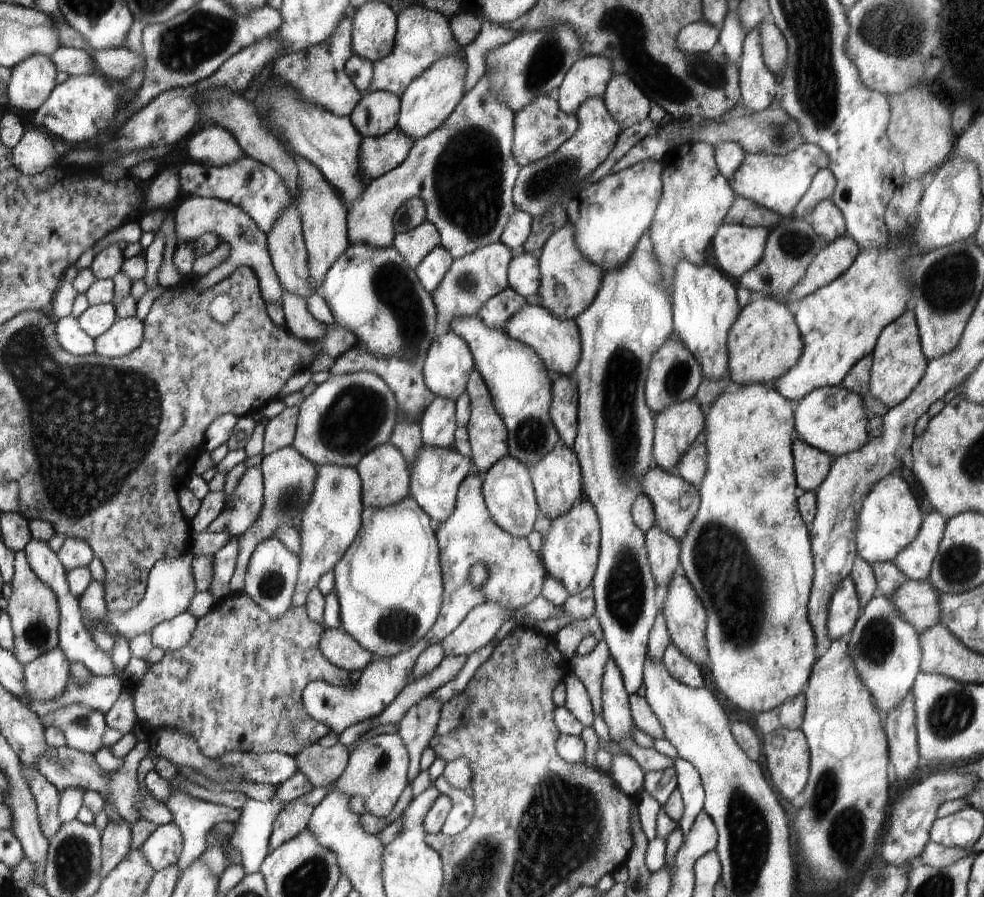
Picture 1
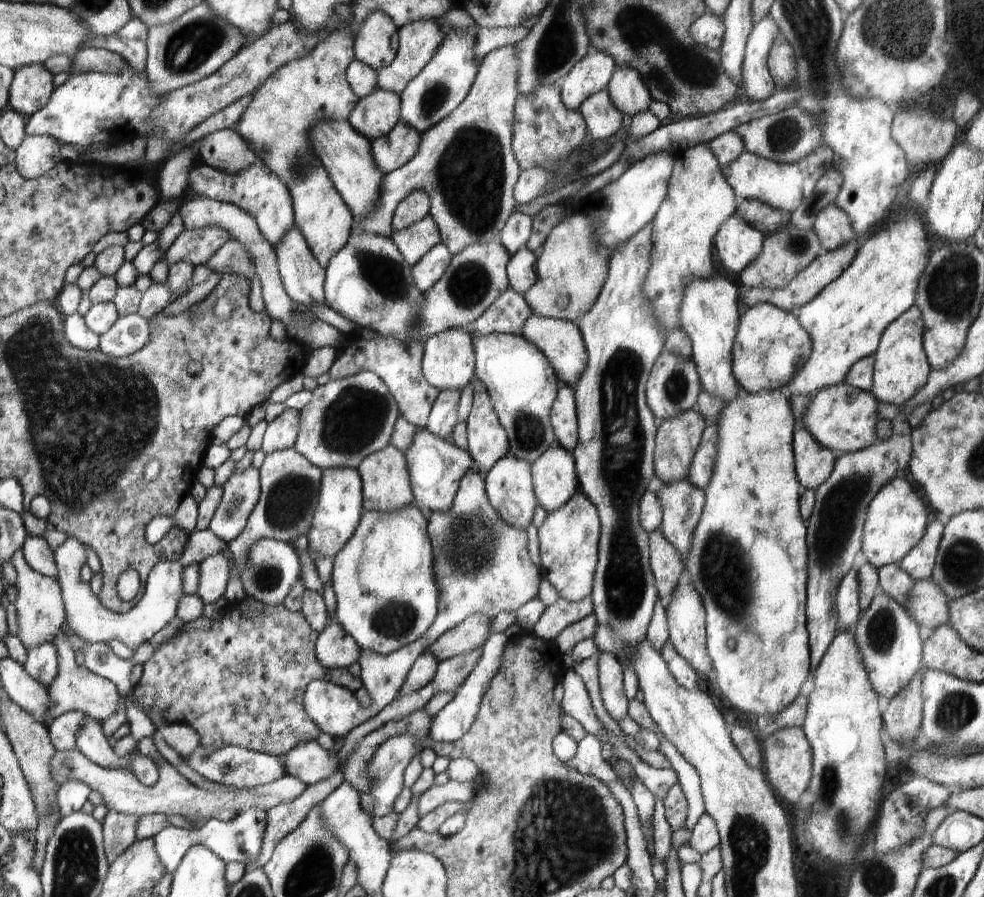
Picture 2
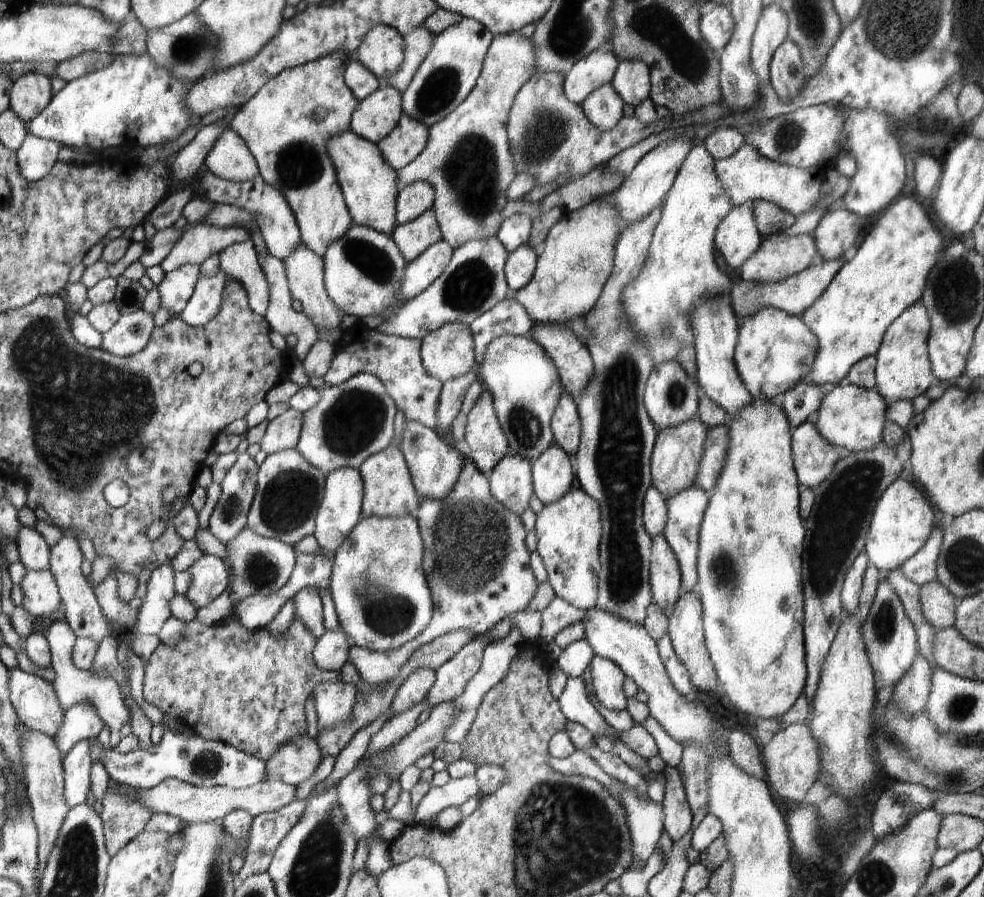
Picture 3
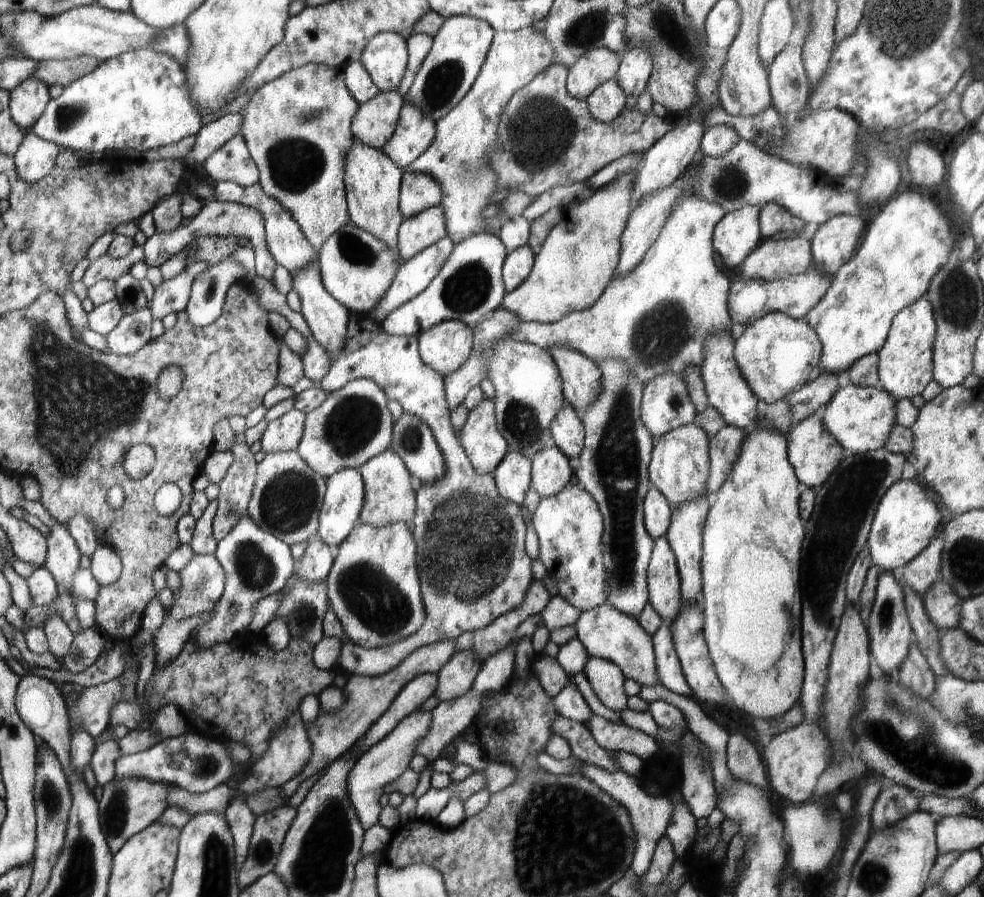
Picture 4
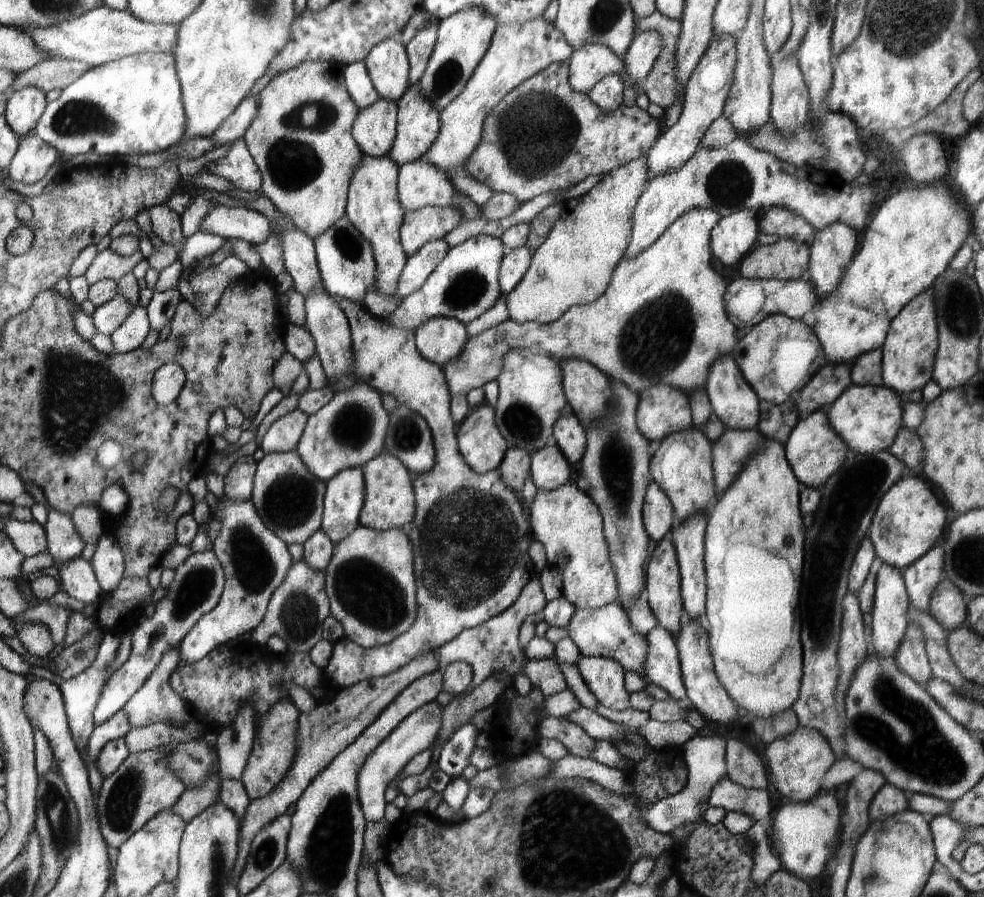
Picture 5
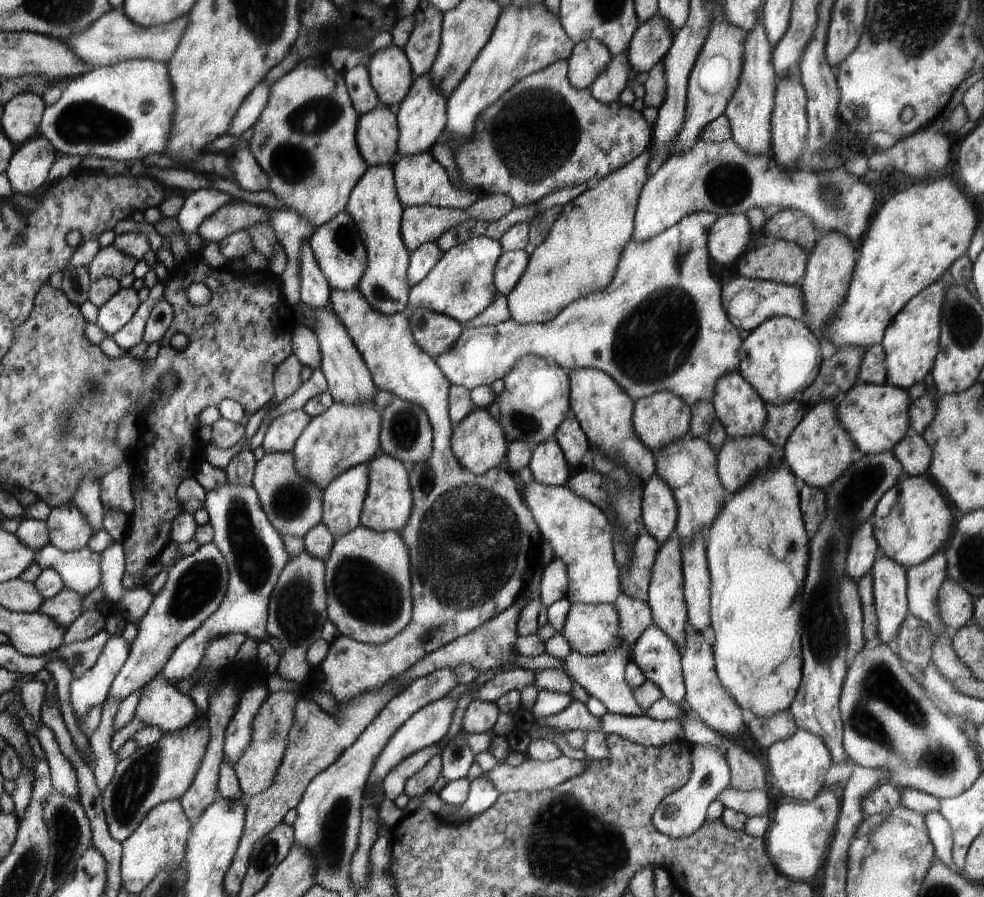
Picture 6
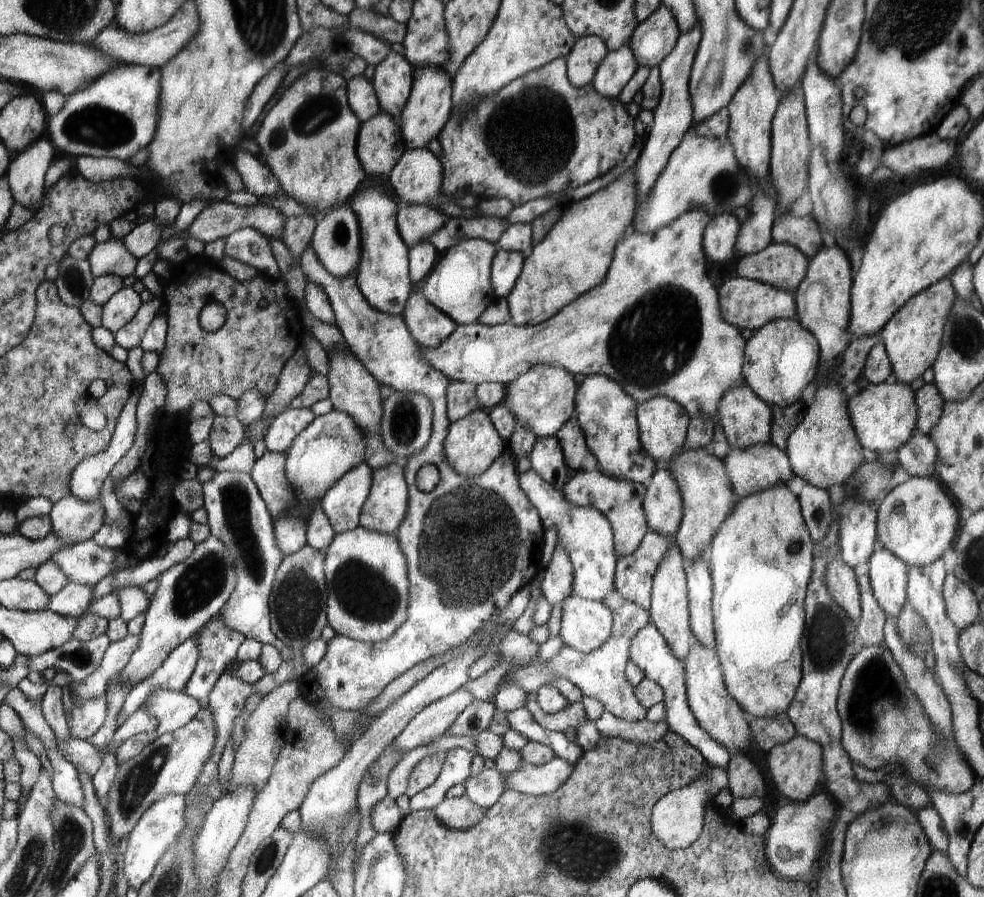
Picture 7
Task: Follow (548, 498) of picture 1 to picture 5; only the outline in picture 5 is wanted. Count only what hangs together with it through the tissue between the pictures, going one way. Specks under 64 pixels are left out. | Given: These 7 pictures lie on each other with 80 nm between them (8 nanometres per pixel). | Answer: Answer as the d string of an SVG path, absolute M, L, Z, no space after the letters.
M557 445L544 446L534 453L532 481L537 490L552 492L569 482L570 463Z

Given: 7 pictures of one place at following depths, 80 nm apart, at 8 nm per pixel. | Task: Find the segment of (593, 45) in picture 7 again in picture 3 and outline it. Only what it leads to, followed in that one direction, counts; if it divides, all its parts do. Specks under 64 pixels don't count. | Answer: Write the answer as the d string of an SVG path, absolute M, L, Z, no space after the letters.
M608 47L593 50L565 74L564 94L581 105L593 90L613 80L618 64L620 61Z

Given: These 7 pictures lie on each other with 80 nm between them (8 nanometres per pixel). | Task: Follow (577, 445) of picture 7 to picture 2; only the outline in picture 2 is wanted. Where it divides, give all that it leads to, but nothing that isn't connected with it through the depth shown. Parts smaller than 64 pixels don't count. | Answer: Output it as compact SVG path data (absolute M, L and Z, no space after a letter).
M560 383L560 393L552 408L552 425L557 435L556 443L573 453L580 440L577 422L577 401L574 386Z

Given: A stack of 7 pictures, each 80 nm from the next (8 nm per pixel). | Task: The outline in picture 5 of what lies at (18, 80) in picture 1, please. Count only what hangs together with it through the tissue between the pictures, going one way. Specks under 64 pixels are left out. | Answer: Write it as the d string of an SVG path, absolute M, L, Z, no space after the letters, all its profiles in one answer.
M26 86L10 94L6 106L6 122L19 138L36 129L36 122L44 116L46 96L36 86Z

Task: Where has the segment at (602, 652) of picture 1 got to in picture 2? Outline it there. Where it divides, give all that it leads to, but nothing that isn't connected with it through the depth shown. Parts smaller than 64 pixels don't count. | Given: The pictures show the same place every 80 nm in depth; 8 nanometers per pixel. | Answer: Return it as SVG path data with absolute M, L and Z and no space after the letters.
M597 648L596 652L590 658L587 658L582 664L575 665L572 670L584 681L586 693L589 695L594 712L603 722L603 725L613 733L622 734L617 720L614 720L608 714L601 699L597 667L597 660L600 653L602 652Z

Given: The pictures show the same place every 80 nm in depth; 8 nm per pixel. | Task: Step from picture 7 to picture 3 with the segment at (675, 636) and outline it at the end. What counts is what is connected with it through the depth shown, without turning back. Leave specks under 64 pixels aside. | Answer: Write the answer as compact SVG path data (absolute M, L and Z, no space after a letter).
M663 534L653 538L650 578L653 583L653 604L668 613L681 598L681 565Z

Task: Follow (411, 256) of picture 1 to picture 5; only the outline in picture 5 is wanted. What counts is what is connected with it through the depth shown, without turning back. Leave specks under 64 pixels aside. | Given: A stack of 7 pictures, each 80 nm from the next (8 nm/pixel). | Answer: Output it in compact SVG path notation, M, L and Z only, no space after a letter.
M424 207L405 212L400 231L401 246L406 254L413 256L426 244L447 237L463 220L462 211L452 207Z

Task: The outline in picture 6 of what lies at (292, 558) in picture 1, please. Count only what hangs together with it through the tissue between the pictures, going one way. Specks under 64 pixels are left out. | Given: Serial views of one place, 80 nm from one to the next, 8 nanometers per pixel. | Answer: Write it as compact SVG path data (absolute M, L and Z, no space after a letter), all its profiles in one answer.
M227 481L224 486L207 492L203 508L206 508L209 513L209 522L214 528L213 542L217 544L222 555L225 556L226 566L229 568L229 589L217 613L206 618L206 621L202 622L201 629L198 629L191 637L187 637L181 643L173 658L161 671L160 676L166 678L172 685L181 682L184 678L193 677L201 666L201 662L205 660L206 653L214 638L218 640L218 638L228 636L228 634L240 634L257 642L269 641L269 602L272 600L281 573L289 565L292 558L286 551L285 540L269 522L264 508L261 507L260 496L252 486L242 486L242 484Z

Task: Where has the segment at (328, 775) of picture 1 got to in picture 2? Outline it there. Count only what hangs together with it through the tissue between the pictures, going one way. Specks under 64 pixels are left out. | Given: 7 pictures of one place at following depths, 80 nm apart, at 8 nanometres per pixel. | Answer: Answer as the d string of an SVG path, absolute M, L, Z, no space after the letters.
M316 740L300 743L280 758L283 760L285 774L298 777L306 786L327 777L339 765L337 753L332 756Z

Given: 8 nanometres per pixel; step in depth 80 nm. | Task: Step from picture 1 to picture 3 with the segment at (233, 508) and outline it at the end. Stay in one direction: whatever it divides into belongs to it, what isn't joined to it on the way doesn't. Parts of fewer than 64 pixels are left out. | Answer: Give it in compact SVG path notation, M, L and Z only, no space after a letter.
M246 450L237 454L236 462L226 472L222 482L219 484L221 486L221 494L207 527L222 544L230 542L247 526L247 514L256 492L258 469L259 467L256 465L254 458Z

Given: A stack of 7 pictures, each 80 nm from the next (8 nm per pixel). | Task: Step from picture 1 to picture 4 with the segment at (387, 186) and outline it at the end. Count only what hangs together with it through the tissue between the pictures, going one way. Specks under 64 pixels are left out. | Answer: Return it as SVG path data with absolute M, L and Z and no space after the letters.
M533 27L515 31L495 31L477 80L465 98L436 122L433 144L405 171L436 177L443 186L441 204L449 223L448 236L454 244L481 233L489 220L484 216L488 196L498 189L501 179L495 158L500 152L500 116L517 90L522 90L554 60L553 43Z

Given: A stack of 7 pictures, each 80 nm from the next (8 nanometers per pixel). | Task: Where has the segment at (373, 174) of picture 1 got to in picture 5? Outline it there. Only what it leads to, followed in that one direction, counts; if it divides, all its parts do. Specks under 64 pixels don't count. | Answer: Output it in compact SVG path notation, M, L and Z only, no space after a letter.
M418 83L409 86L407 92L398 101L397 137L387 156L393 162L396 162L399 168L404 164L408 164L408 162L418 161L425 157L433 147L433 143L437 141L440 131L441 124L438 111L434 110L430 106L430 102L426 102L420 96Z

